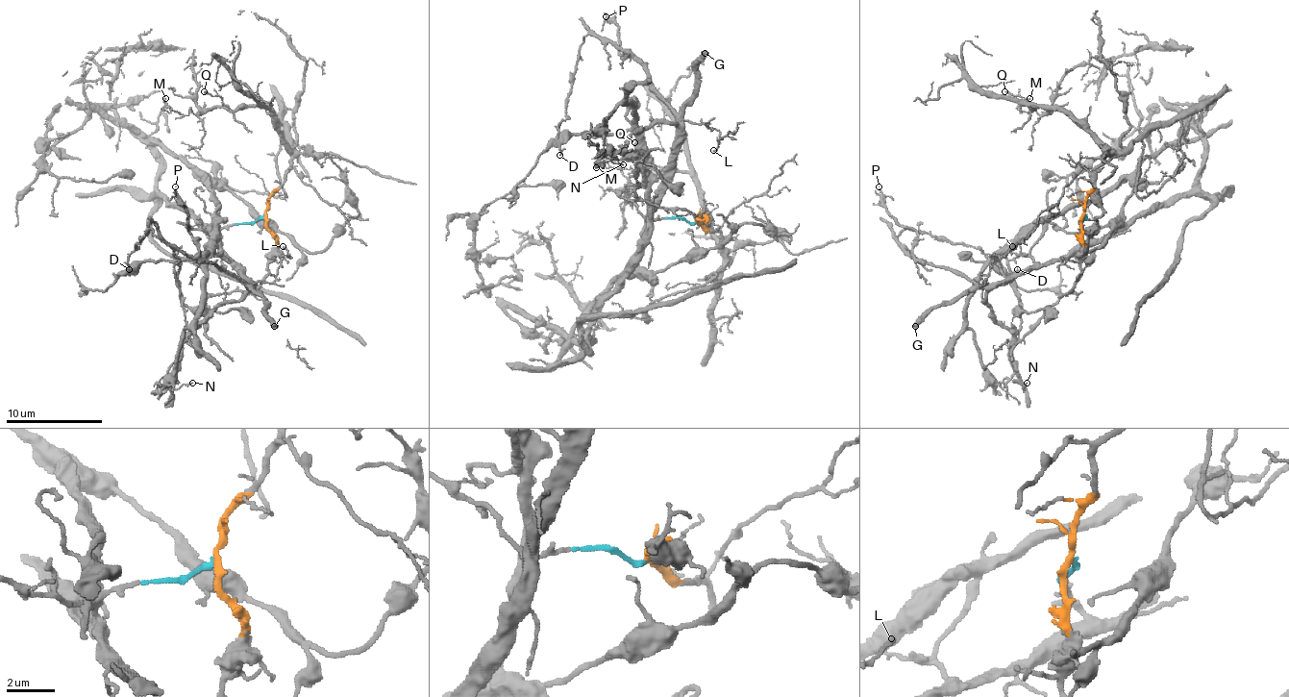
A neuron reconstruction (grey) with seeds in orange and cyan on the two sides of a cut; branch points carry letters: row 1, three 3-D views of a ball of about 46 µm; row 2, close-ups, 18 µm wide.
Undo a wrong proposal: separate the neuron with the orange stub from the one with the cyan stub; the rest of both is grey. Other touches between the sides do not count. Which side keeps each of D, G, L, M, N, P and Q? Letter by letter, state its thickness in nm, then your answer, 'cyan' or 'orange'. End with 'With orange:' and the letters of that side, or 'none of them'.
D: 190 nm thick; cyan
G: 440 nm thick; cyan
L: 140 nm thick; cyan
M: 110 nm thick; orange
N: 140 nm thick; cyan
P: 110 nm thick; cyan
Q: 130 nm thick; orange
With orange: M, Q

